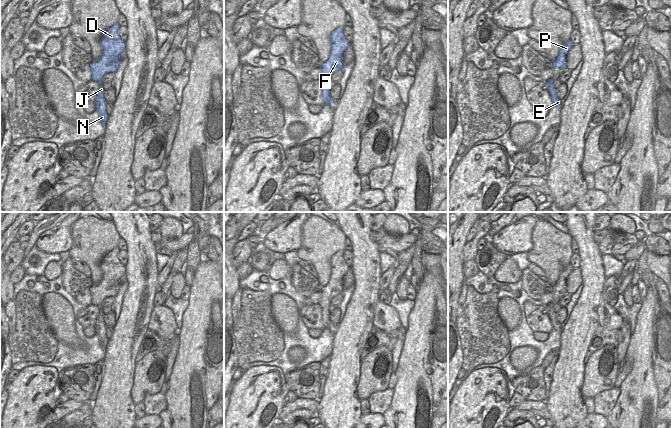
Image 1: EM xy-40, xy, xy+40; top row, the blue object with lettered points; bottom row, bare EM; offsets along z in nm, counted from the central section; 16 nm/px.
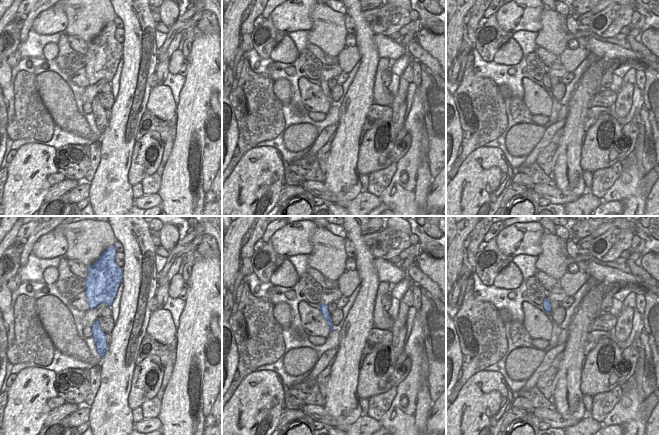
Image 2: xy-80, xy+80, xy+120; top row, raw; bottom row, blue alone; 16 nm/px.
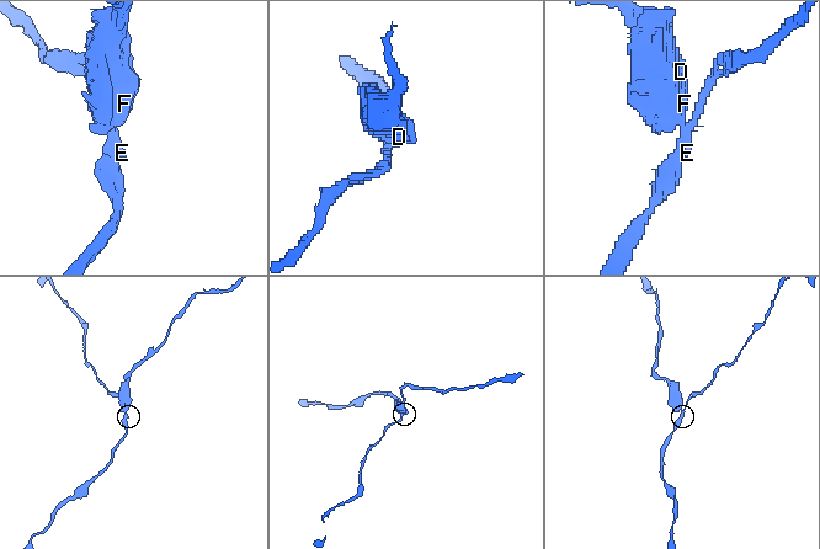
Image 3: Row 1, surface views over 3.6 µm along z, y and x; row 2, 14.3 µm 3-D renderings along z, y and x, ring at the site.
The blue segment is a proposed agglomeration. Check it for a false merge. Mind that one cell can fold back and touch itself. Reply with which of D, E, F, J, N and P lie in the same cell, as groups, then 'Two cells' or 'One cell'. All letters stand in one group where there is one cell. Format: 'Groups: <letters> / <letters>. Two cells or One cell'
Groups: D F J N P / E. Two cells

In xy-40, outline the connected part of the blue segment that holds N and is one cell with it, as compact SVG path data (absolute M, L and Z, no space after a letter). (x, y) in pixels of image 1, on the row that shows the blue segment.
M115 23L104 32L100 41L103 50L102 56L89 64L92 73L92 81L100 84L94 104L95 109L99 112L99 119L102 124L107 123L109 115L106 112L104 88L100 80L104 75L117 71L120 63L120 54L125 50L125 42L118 35L119 27L120 25Z

